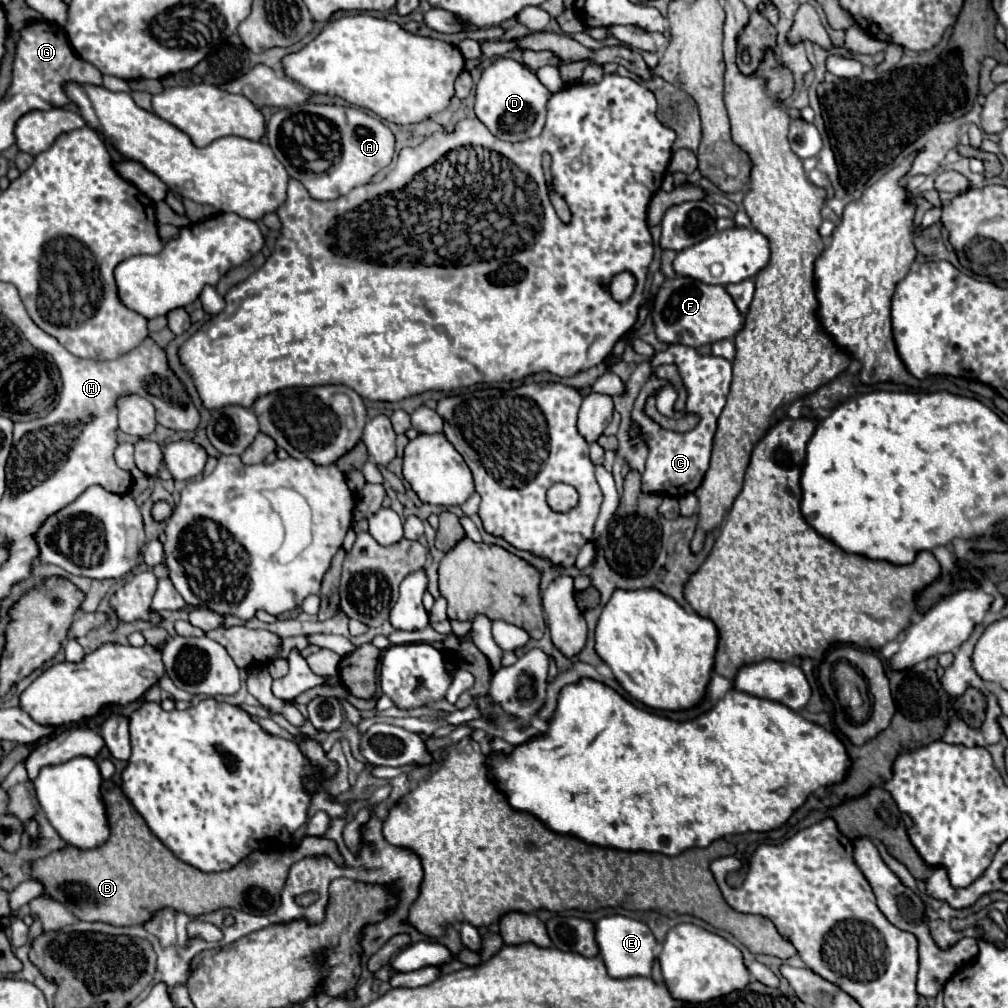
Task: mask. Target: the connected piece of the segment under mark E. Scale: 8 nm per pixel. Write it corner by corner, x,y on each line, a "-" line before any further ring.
606,916
596,922
596,942
600,946
600,956
608,968
608,974
612,978
630,978
630,976
650,976
654,966
654,946
656,938
652,930
634,918
628,916

